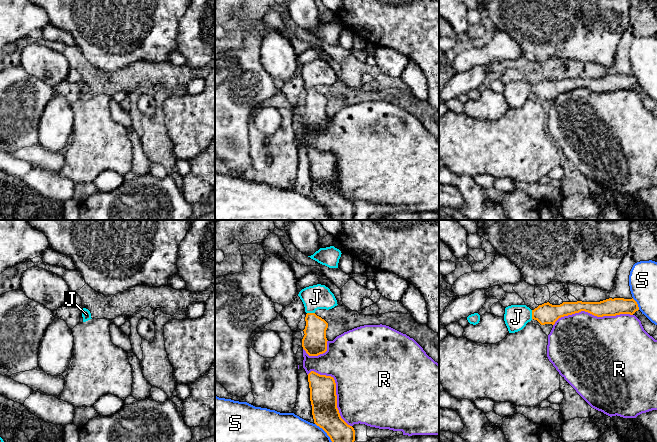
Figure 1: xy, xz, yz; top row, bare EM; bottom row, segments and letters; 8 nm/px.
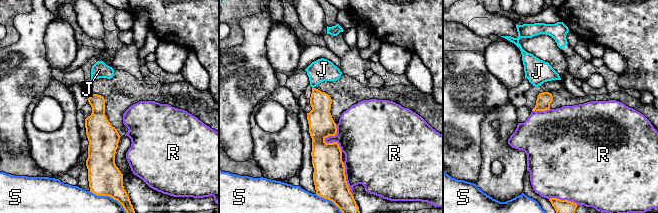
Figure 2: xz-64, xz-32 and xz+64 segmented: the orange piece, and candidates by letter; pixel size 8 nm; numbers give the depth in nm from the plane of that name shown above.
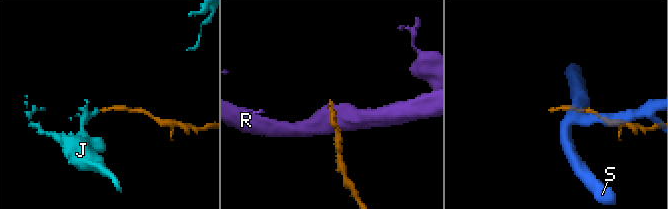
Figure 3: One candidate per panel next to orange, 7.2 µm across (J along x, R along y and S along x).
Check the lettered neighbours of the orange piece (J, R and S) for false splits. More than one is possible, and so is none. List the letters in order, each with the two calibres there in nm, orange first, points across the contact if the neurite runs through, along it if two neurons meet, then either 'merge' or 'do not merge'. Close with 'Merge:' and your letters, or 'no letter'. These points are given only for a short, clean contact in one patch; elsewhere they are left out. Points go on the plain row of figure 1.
J: 160/200 nm | across yz (546, 89), (532, 90), (521, 90), (516, 93) | merge
R: 140/500 nm | do not merge
S: 140/220 nm | do not merge
Merge: J

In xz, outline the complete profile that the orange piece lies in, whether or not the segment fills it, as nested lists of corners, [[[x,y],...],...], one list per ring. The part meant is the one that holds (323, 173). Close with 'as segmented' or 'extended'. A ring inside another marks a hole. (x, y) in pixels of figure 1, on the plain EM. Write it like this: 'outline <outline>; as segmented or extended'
outline [[[314,147],[308,150],[314,199],[330,213],[332,220],[354,220],[355,206],[340,192],[333,153]]]; as segmented

